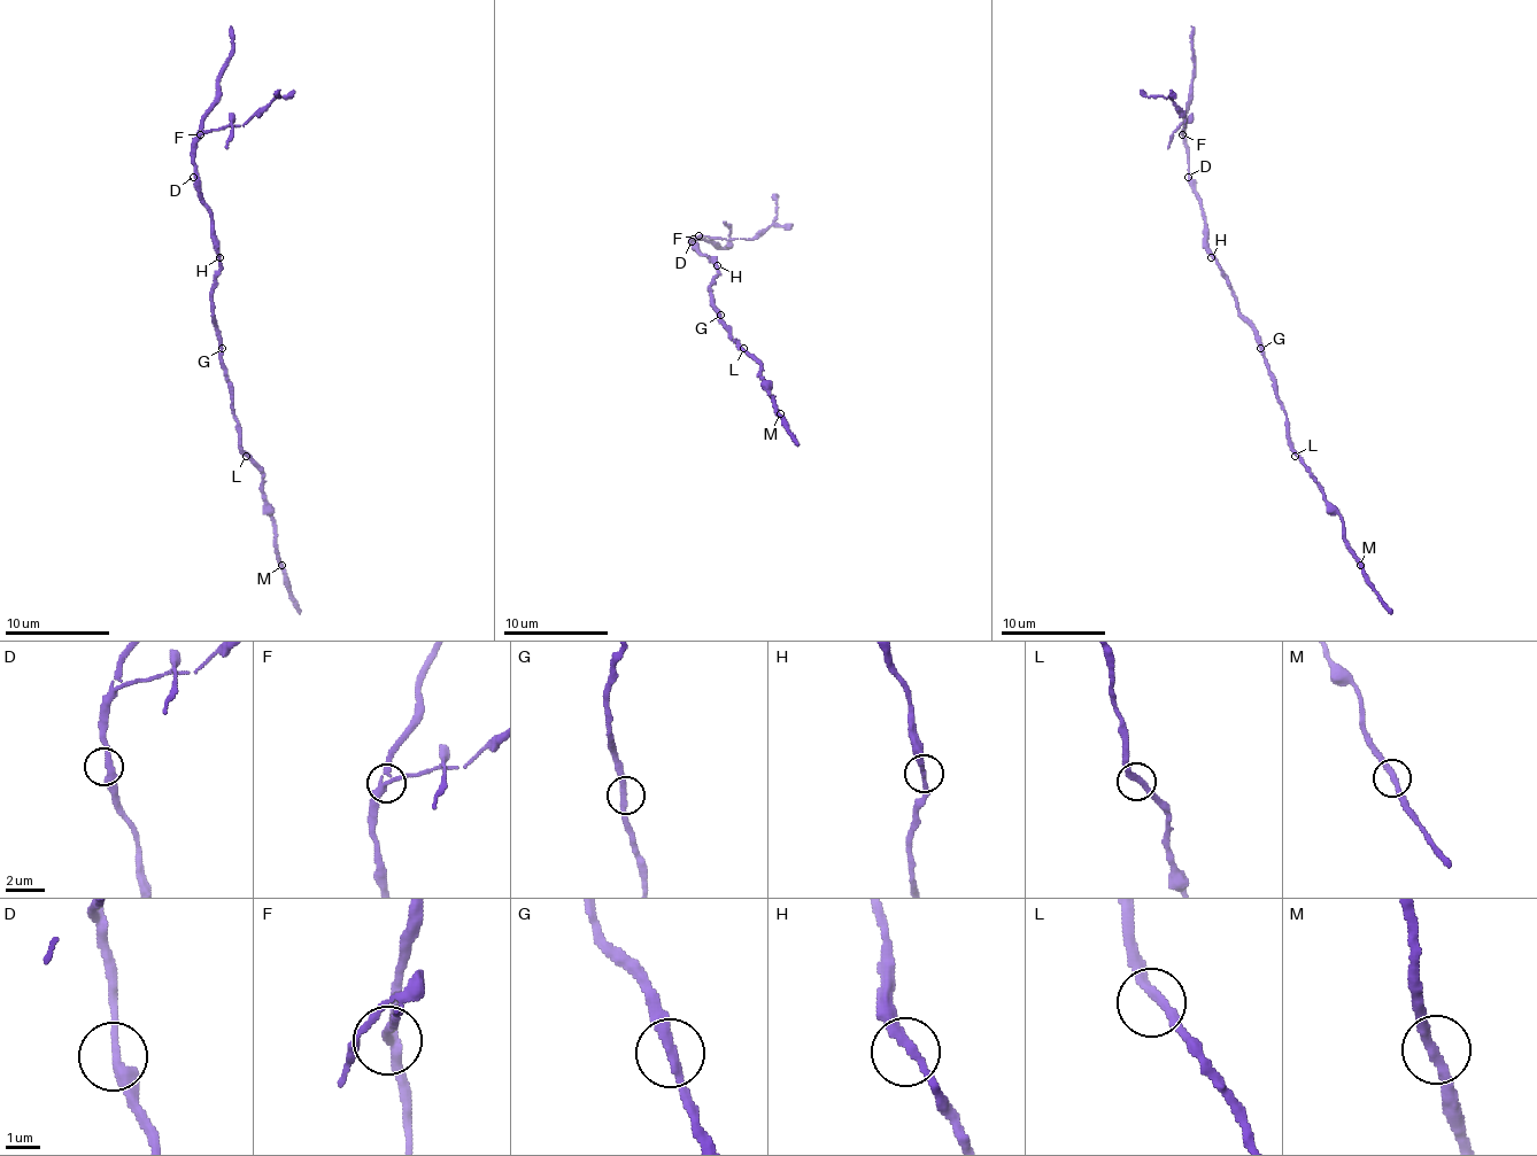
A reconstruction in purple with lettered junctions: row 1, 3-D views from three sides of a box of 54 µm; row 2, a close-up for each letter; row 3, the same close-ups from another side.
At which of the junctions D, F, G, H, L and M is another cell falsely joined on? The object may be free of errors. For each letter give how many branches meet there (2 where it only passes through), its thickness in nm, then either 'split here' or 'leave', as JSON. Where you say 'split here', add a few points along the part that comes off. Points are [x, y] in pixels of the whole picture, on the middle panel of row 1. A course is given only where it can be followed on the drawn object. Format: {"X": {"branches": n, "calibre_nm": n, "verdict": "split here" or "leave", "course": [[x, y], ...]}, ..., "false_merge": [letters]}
{"D": {"branches": 2, "calibre_nm": 320, "verdict": "leave"}, "F": {"branches": 3, "calibre_nm": 240, "verdict": "split here", "course": [[699, 237], [756, 239], [774, 218], [774, 195]]}, "G": {"branches": 2, "calibre_nm": 280, "verdict": "leave"}, "H": {"branches": 2, "calibre_nm": 260, "verdict": "leave"}, "L": {"branches": 2, "calibre_nm": 280, "verdict": "leave"}, "M": {"branches": 2, "calibre_nm": 280, "verdict": "leave"}, "false_merge": ["F"]}

